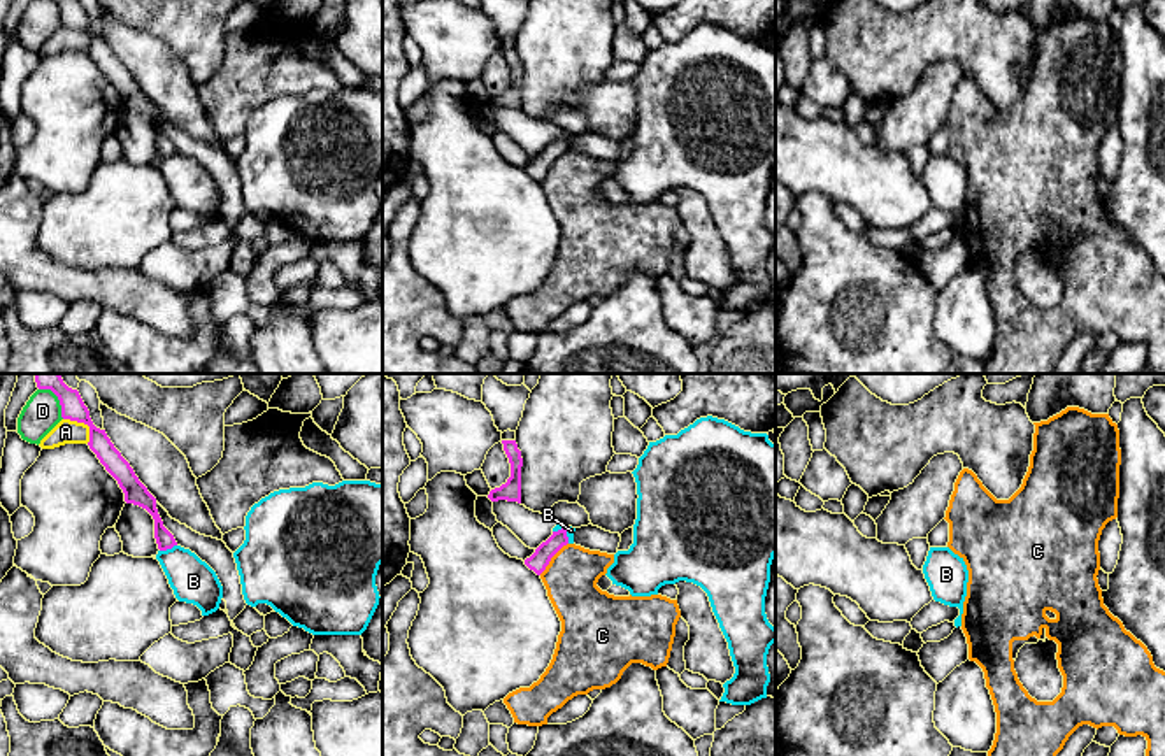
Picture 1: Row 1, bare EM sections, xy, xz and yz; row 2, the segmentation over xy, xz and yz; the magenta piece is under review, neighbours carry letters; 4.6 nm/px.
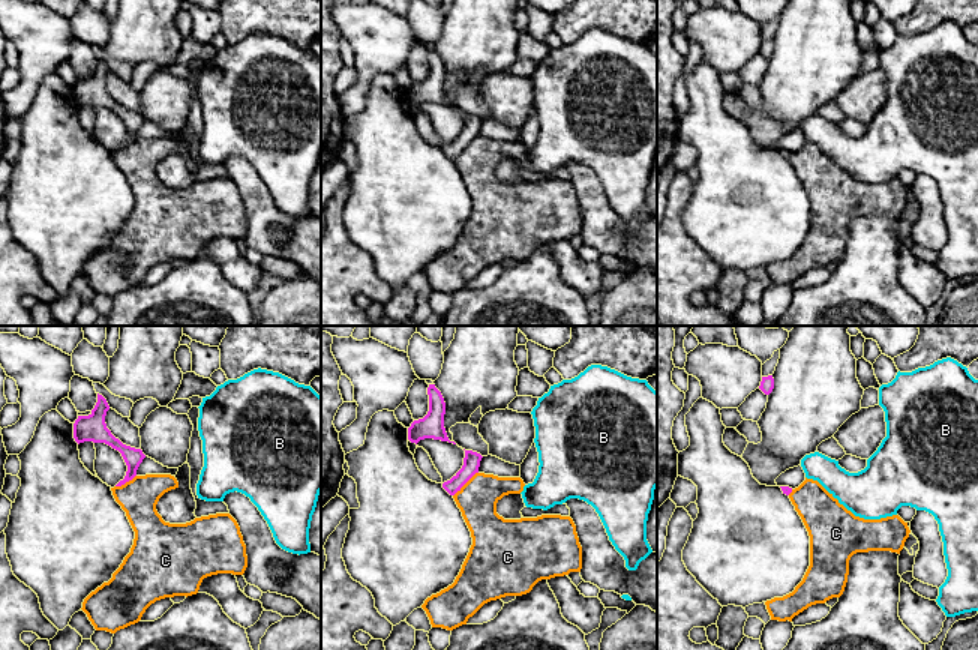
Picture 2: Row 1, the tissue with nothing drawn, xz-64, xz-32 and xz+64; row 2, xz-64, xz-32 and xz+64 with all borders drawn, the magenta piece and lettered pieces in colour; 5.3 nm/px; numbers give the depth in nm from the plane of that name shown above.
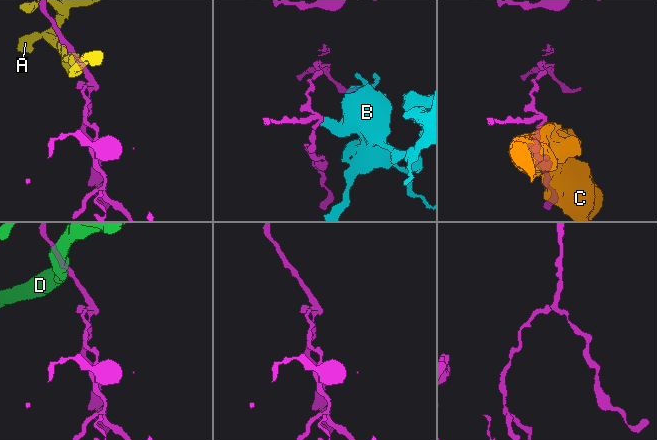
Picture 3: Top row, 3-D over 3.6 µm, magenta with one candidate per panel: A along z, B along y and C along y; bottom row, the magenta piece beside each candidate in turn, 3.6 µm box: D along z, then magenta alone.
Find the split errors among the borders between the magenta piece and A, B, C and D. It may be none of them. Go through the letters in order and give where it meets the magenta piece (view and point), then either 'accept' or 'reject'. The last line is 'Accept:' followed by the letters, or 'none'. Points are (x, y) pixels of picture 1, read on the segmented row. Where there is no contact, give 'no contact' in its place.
A: meets magenta in xy at (83, 421); reject
B: meets magenta in xy at (167, 548); reject
C: meets magenta in xz at (551, 556); reject
D: meets magenta in xy at (58, 399); reject
Accept: none

